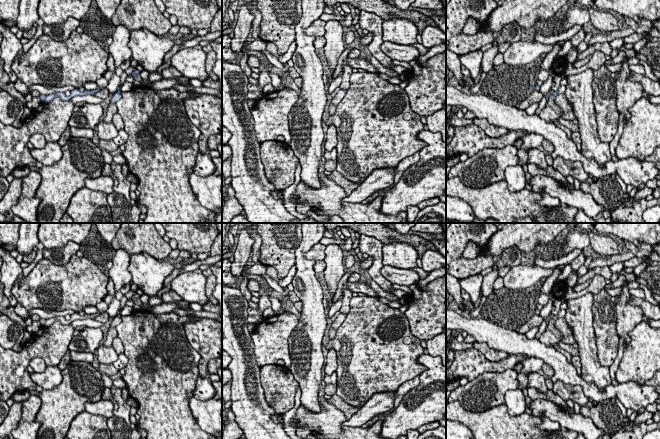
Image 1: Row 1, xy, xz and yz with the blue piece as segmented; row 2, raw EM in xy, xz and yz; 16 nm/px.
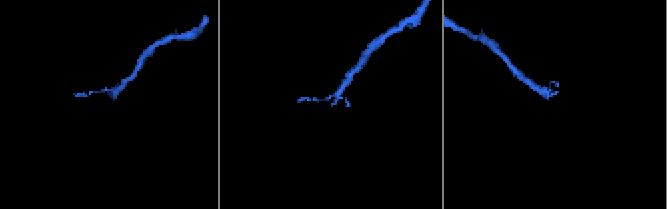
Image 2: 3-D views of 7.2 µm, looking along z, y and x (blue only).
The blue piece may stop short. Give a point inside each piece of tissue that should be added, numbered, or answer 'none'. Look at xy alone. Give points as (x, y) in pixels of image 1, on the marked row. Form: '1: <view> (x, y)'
1: xy (112, 108)

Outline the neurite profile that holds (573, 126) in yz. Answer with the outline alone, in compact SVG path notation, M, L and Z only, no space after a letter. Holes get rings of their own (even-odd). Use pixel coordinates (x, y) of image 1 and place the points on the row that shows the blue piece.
M560 117L557 121L561 125L565 126L566 128L568 128L571 132L579 132L579 124L578 124L578 120L577 119L569 121L569 120L565 120L562 117Z

